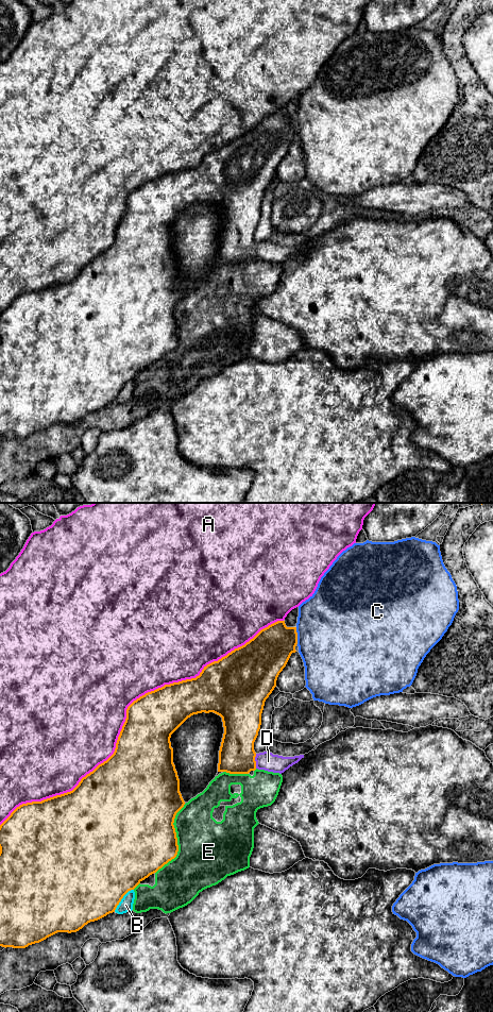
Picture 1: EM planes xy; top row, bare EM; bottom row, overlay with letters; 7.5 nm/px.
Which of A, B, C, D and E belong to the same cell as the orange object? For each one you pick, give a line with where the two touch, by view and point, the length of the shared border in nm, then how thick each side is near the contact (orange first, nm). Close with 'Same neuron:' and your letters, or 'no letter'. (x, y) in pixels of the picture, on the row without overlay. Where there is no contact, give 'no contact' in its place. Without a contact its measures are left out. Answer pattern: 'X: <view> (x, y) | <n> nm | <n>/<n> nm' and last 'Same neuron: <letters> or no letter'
D: xy (255, 251) | 110 nm | 280/140 nm
Same neuron: D

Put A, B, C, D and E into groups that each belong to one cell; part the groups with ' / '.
A / B / C / D / E

